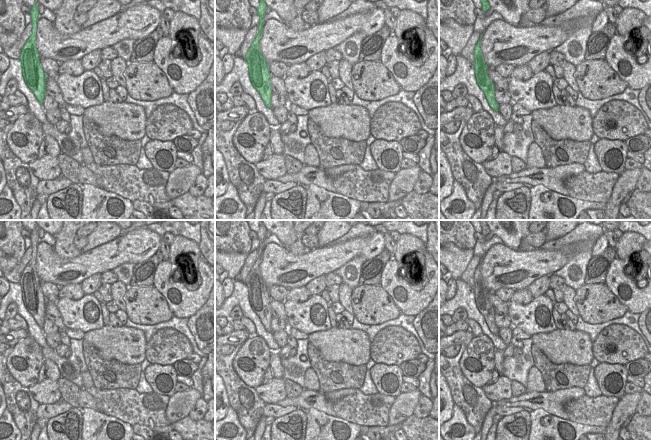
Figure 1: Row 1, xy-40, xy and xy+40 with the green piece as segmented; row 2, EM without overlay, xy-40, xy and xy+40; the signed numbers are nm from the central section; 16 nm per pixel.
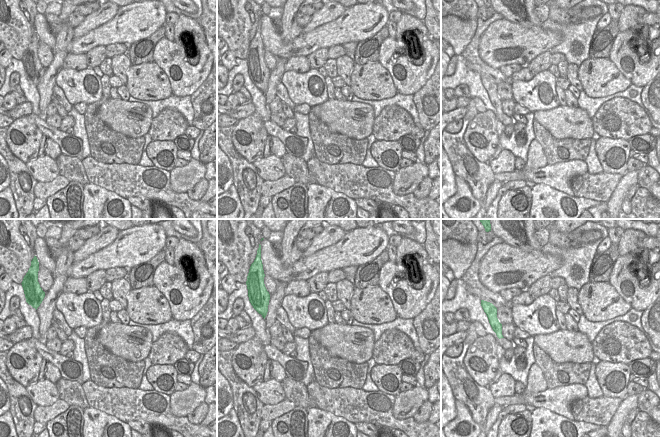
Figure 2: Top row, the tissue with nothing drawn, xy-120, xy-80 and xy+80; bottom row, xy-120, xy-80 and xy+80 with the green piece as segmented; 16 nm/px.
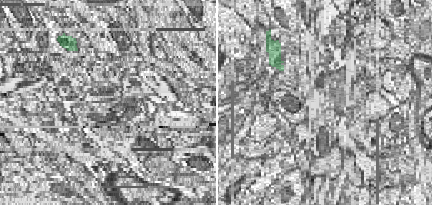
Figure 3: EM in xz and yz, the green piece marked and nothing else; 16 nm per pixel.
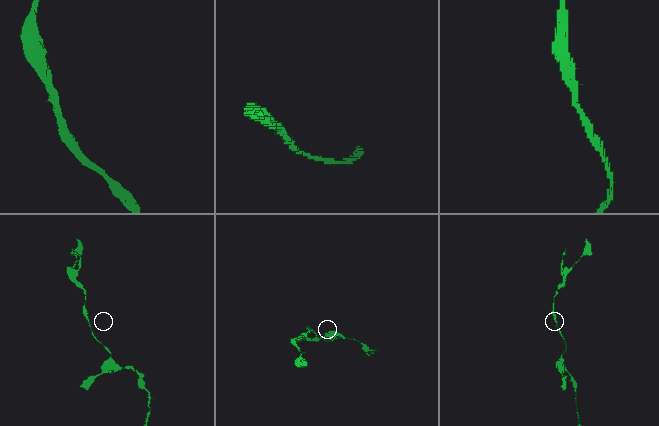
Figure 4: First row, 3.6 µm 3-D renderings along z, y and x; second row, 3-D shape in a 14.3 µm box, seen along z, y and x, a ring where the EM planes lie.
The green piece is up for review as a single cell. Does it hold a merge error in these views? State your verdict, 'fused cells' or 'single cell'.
single cell

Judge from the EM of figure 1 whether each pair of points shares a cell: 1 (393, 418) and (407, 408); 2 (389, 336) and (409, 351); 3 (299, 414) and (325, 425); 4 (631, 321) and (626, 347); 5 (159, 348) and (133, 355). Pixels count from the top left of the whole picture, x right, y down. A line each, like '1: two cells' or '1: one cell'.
1: one cell
2: one cell
3: two cells
4: two cells
5: two cells

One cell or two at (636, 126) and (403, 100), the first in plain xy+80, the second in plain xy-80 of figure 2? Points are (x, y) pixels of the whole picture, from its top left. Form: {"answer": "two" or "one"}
{"answer": "two"}

